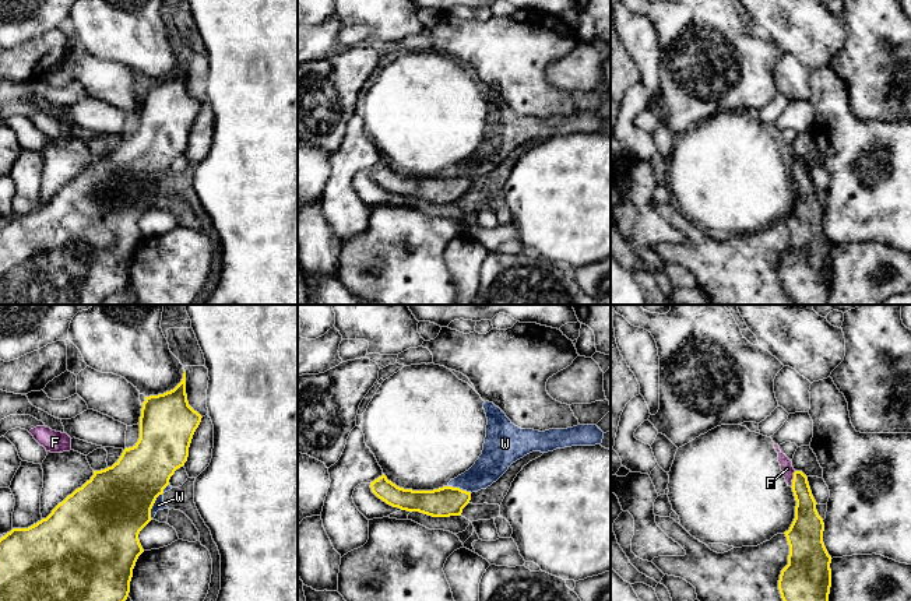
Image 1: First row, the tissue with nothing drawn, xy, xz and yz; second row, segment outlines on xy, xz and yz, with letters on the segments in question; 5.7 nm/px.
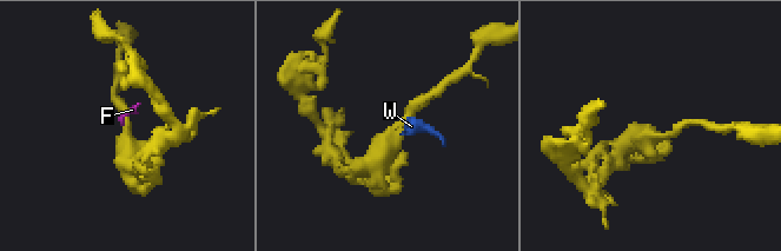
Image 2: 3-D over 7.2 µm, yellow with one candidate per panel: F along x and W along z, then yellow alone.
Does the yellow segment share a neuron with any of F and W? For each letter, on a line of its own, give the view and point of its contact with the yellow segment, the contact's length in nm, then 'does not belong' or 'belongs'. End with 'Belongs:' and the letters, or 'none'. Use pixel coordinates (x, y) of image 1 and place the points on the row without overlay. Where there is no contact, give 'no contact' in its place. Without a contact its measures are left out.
F: yz (792, 167) | 100 nm | does not belong
W: xy (154, 189) | 240 nm | does not belong
Belongs: none

